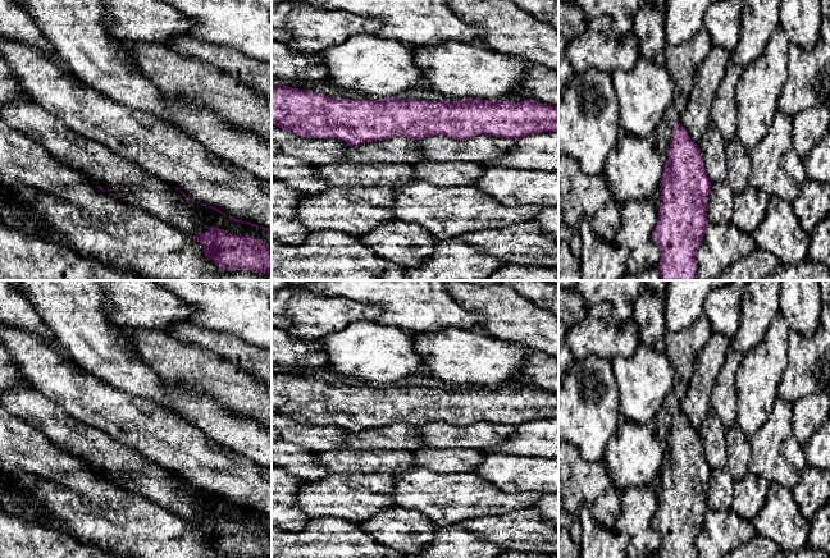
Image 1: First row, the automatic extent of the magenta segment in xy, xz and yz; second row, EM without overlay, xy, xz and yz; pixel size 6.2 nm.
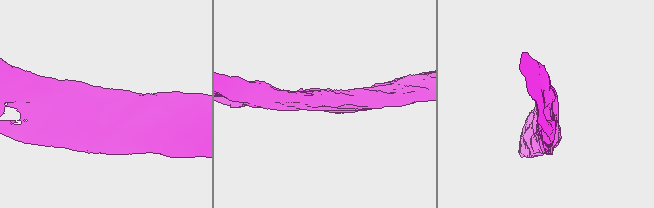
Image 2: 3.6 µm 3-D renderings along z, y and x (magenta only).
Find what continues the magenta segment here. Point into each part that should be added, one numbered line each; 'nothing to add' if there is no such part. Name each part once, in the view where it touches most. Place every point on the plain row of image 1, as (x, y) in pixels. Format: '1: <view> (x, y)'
nothing to add

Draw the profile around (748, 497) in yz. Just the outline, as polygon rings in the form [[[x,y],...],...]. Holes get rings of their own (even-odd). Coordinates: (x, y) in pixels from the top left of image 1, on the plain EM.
[[[747,472],[740,480],[734,481],[731,509],[742,518],[752,521],[763,507],[769,482]]]

